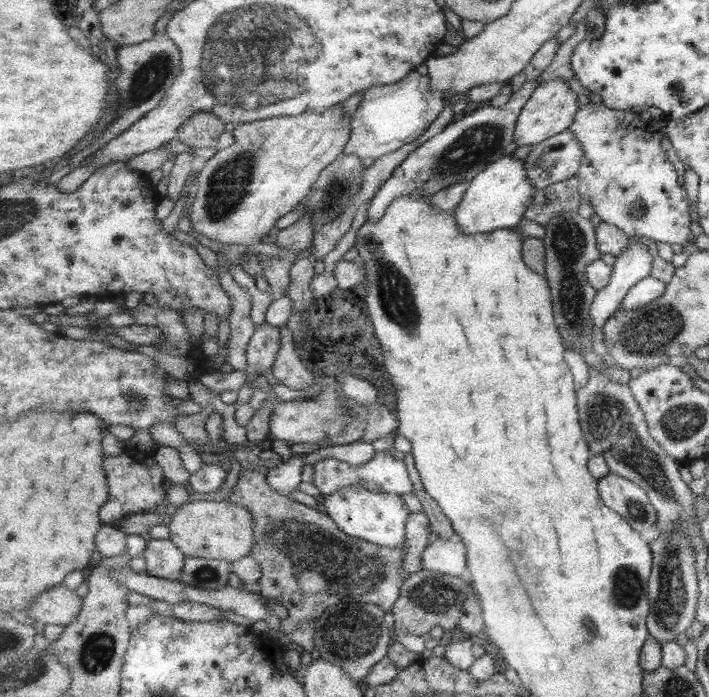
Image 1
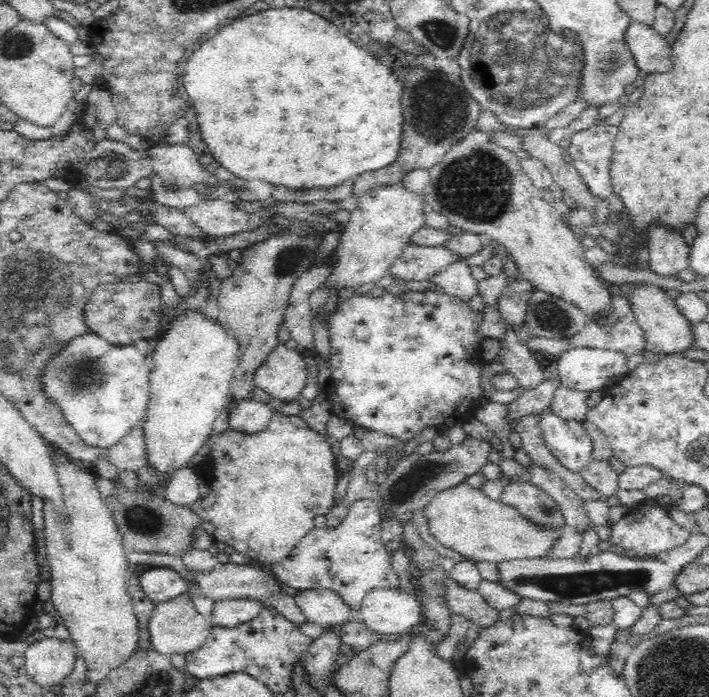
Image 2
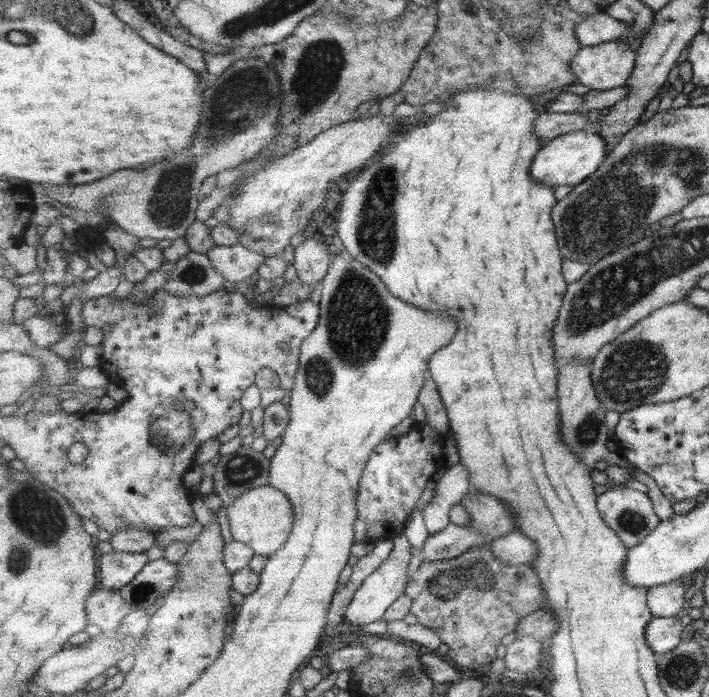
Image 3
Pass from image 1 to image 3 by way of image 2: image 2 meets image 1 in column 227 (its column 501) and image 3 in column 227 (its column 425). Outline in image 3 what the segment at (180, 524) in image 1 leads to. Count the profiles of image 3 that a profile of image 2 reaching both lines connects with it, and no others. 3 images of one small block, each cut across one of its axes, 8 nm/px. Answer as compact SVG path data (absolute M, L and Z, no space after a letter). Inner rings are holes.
M271 484L242 494L233 506L226 507L226 513L233 539L251 545L255 554L272 555L282 549L292 534L296 521L296 510L291 499Z

